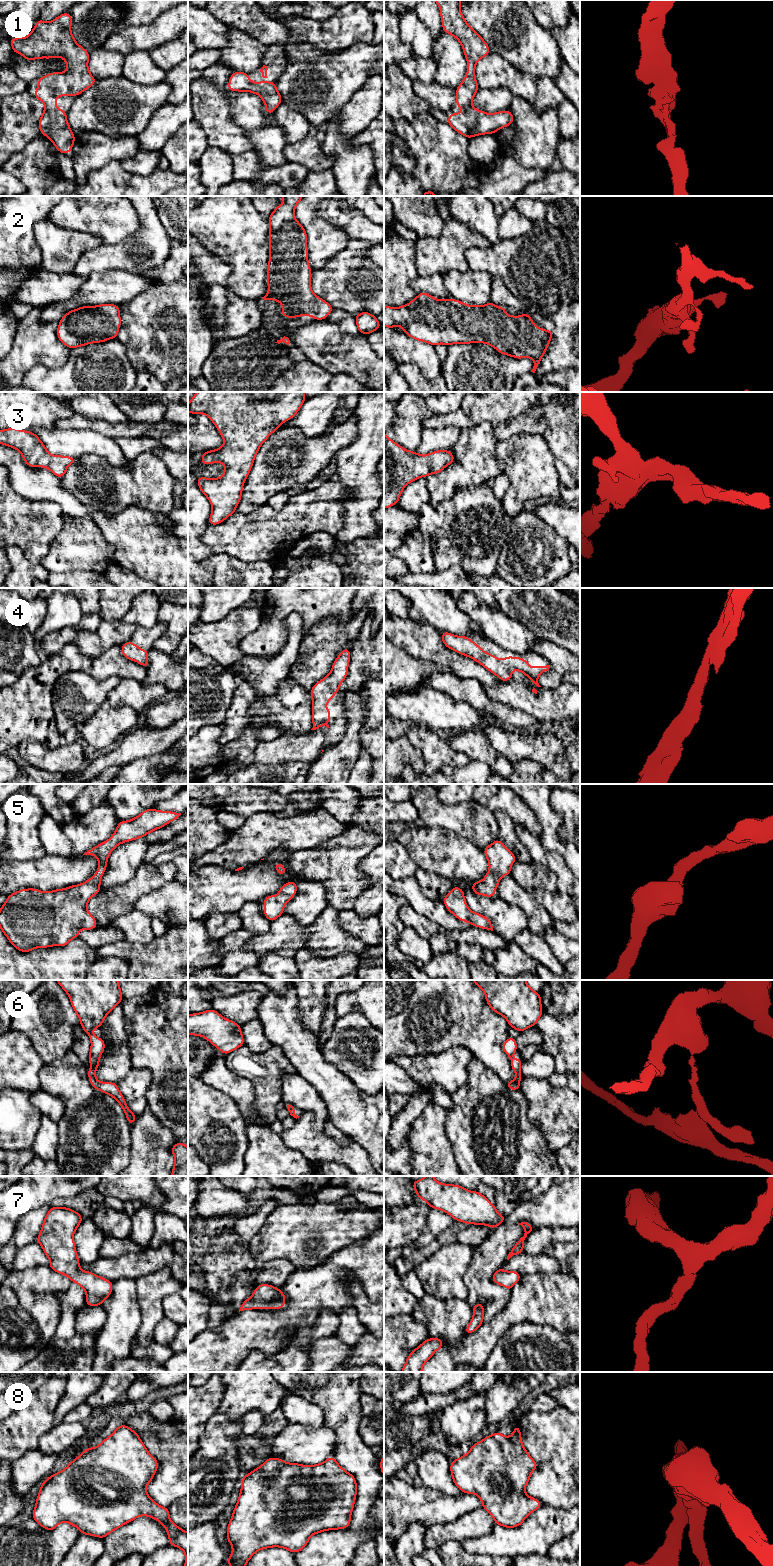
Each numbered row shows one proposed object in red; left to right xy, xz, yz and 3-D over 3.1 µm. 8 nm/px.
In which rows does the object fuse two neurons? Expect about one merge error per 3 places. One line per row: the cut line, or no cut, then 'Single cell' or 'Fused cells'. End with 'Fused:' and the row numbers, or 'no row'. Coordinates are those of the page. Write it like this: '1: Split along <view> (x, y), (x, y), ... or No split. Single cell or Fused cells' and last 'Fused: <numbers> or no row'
1: No split. Single cell
2: No split. Single cell
3: No split. Single cell
4: No split. Single cell
5: No split. Single cell
6: Split along xy (98, 1058), (92, 1066). Fused cells
7: No split. Single cell
8: No split. Single cell
Fused: 6

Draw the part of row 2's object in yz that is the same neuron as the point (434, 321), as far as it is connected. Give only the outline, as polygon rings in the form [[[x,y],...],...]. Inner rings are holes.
[[[421,292],[418,296],[408,304],[392,308],[384,305],[384,326],[394,328],[401,326],[404,333],[415,340],[423,341],[433,345],[434,347],[440,343],[449,346],[455,343],[486,343],[494,347],[499,353],[512,356],[516,359],[529,357],[533,359],[534,366],[531,372],[535,373],[546,349],[549,346],[553,336],[553,330],[545,330],[539,328],[531,320],[529,313],[521,316],[505,315],[505,307],[497,307],[491,301],[484,306],[467,305],[455,299],[435,299],[425,292]]]

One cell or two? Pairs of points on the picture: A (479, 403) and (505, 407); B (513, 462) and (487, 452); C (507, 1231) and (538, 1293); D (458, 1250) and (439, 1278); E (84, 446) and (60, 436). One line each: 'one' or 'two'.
A: one
B: two
C: two
D: one
E: one

